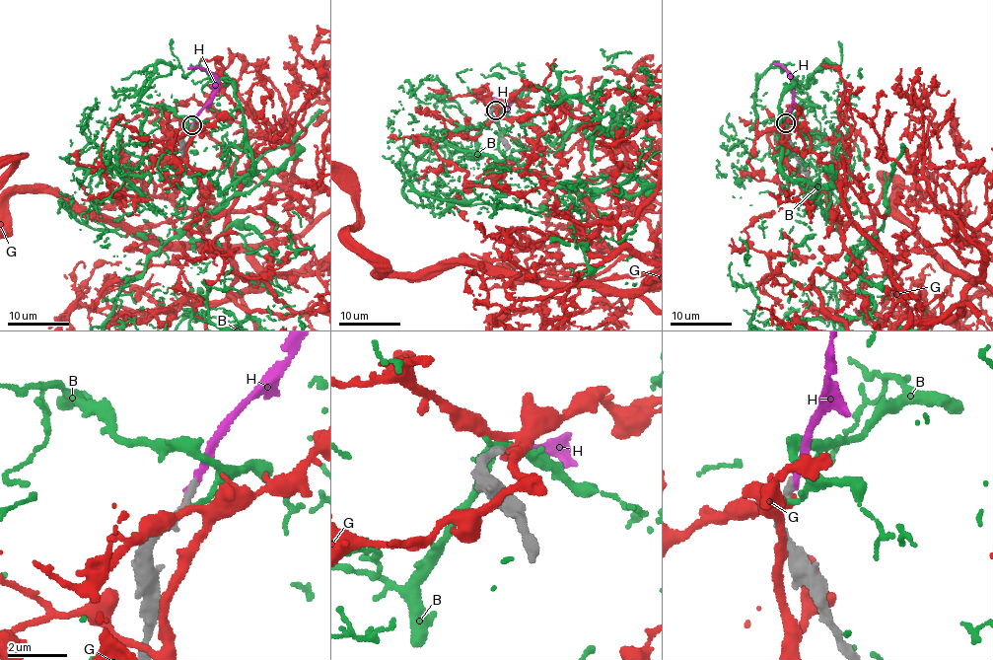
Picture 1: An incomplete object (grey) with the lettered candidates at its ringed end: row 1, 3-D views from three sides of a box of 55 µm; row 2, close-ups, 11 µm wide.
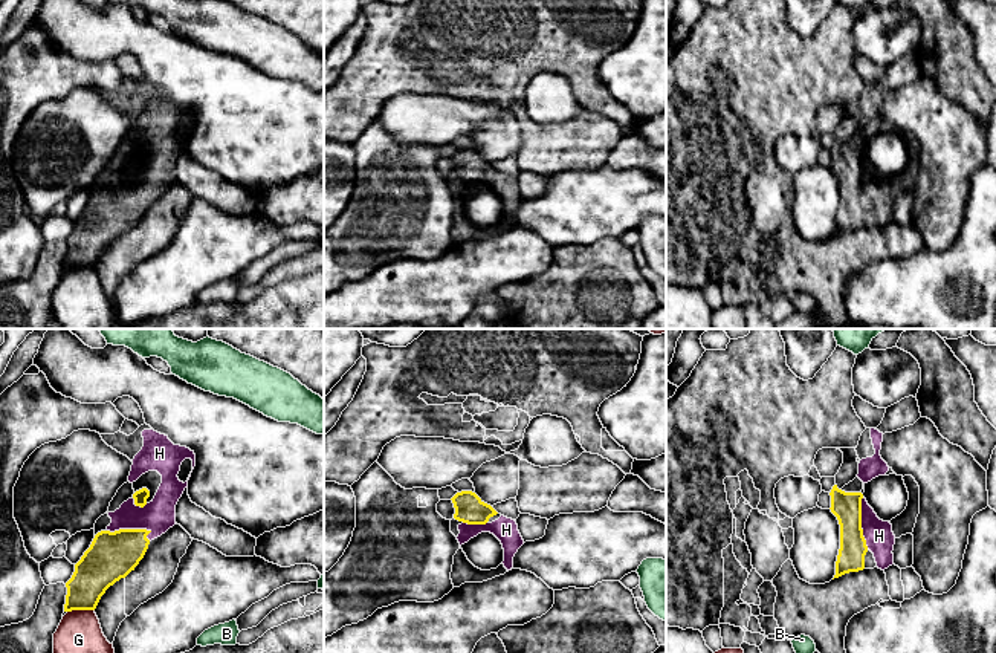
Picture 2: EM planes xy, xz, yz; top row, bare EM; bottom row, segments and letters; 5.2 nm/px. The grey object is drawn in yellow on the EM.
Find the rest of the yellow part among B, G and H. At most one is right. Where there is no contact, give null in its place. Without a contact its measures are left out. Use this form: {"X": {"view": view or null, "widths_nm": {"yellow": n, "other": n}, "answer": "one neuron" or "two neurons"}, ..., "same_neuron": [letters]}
{"B": {"view": null, "answer": "two neurons"}, "G": {"view": "xy", "widths_nm": {"yellow": 220, "other": 280}, "answer": "two neurons"}, "H": {"view": "xy", "widths_nm": {"yellow": 260, "other": 170}, "answer": "one neuron"}, "same_neuron": ["H"]}

